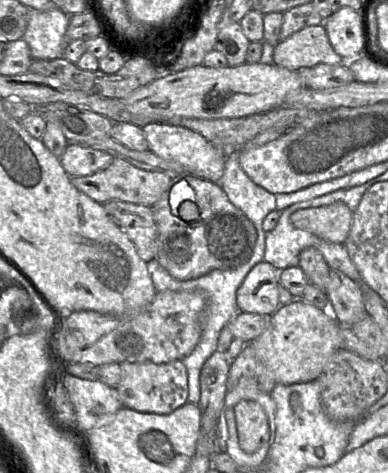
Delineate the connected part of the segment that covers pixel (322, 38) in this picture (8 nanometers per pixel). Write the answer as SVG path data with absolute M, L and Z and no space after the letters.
M323 24L305 27L279 41L274 46L273 62L277 66L297 71L317 64L342 64L343 59L333 49Z

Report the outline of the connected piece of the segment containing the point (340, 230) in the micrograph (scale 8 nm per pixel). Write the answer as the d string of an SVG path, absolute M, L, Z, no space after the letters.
M337 202L327 206L300 209L290 216L295 228L308 231L335 244L343 244L349 234L354 212Z

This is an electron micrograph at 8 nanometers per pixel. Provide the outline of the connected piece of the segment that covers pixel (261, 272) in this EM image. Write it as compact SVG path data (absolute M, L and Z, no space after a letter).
M257 263L237 289L239 312L271 316L280 307L279 275L271 264Z

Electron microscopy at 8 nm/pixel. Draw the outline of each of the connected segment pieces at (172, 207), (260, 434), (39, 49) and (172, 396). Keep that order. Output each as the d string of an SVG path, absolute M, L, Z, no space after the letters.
M194 175L177 176L171 180L151 209L158 230L156 259L177 280L195 279L216 269L234 270L248 262L252 256L258 238L257 229L253 222L230 202L218 183Z
M242 400L233 406L240 448L254 453L269 440L269 422L263 408L255 401Z
M59 8L44 12L29 11L22 39L27 43L33 60L53 60L62 57L69 17Z
M181 360L164 364L120 363L121 380L116 388L123 407L141 413L167 415L187 403L187 371Z

